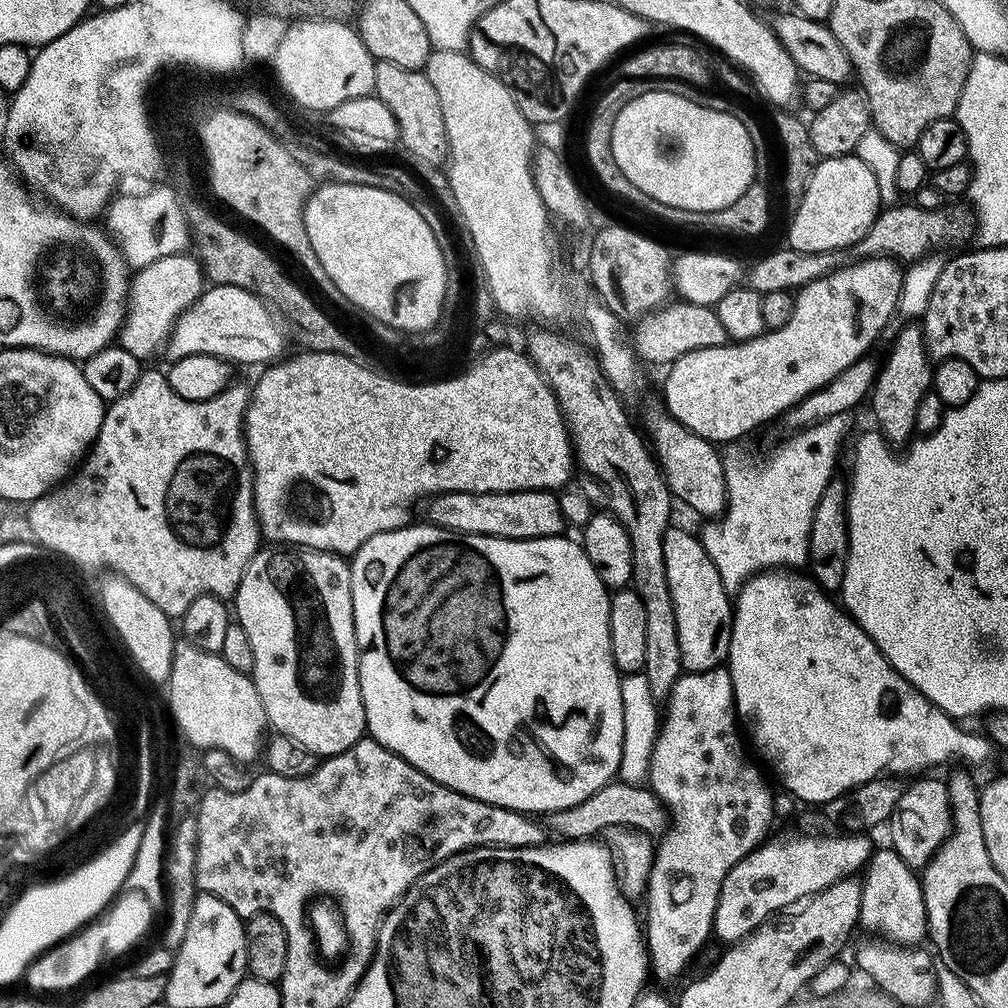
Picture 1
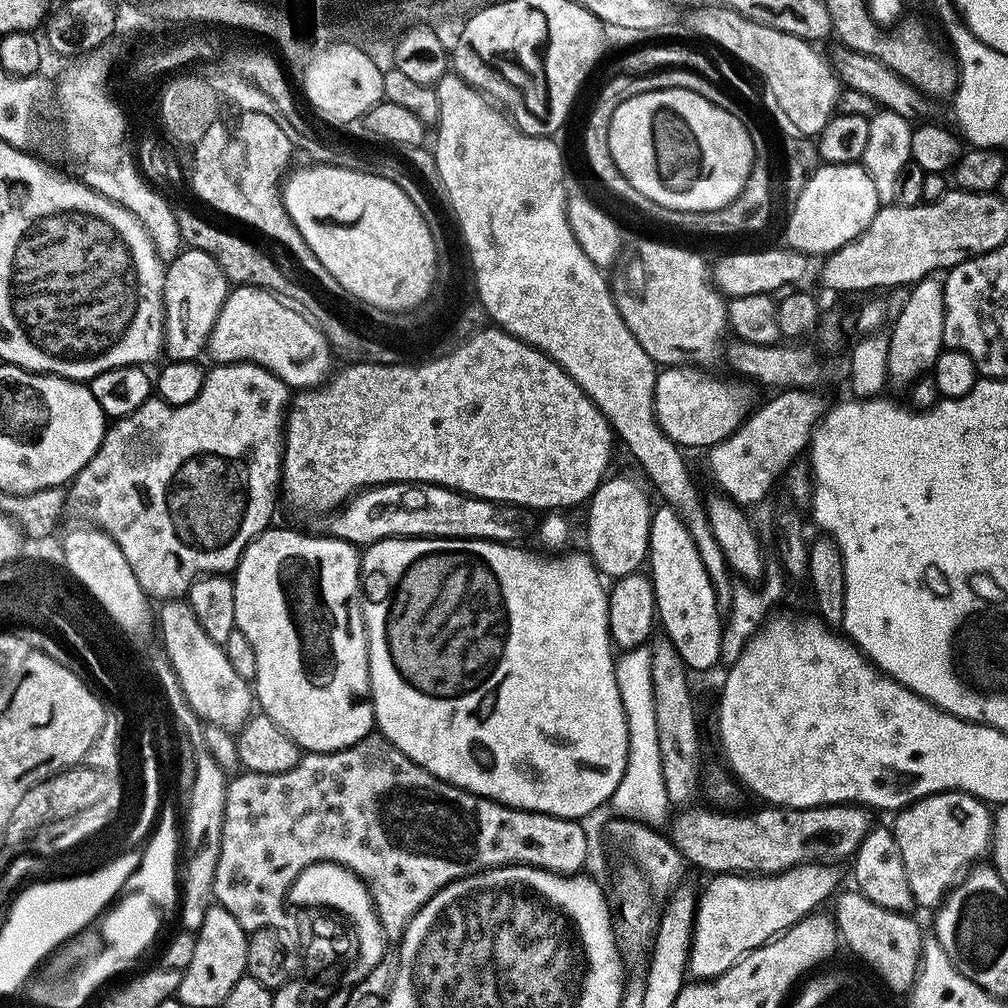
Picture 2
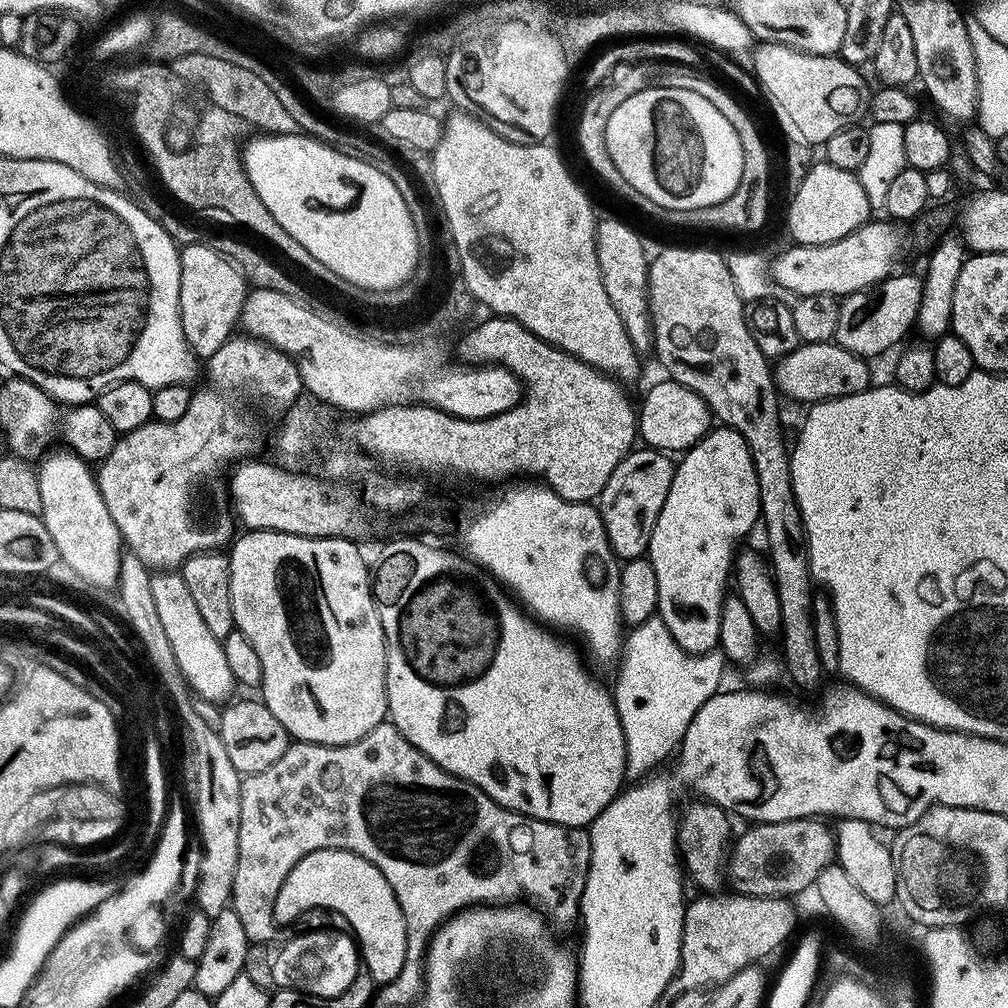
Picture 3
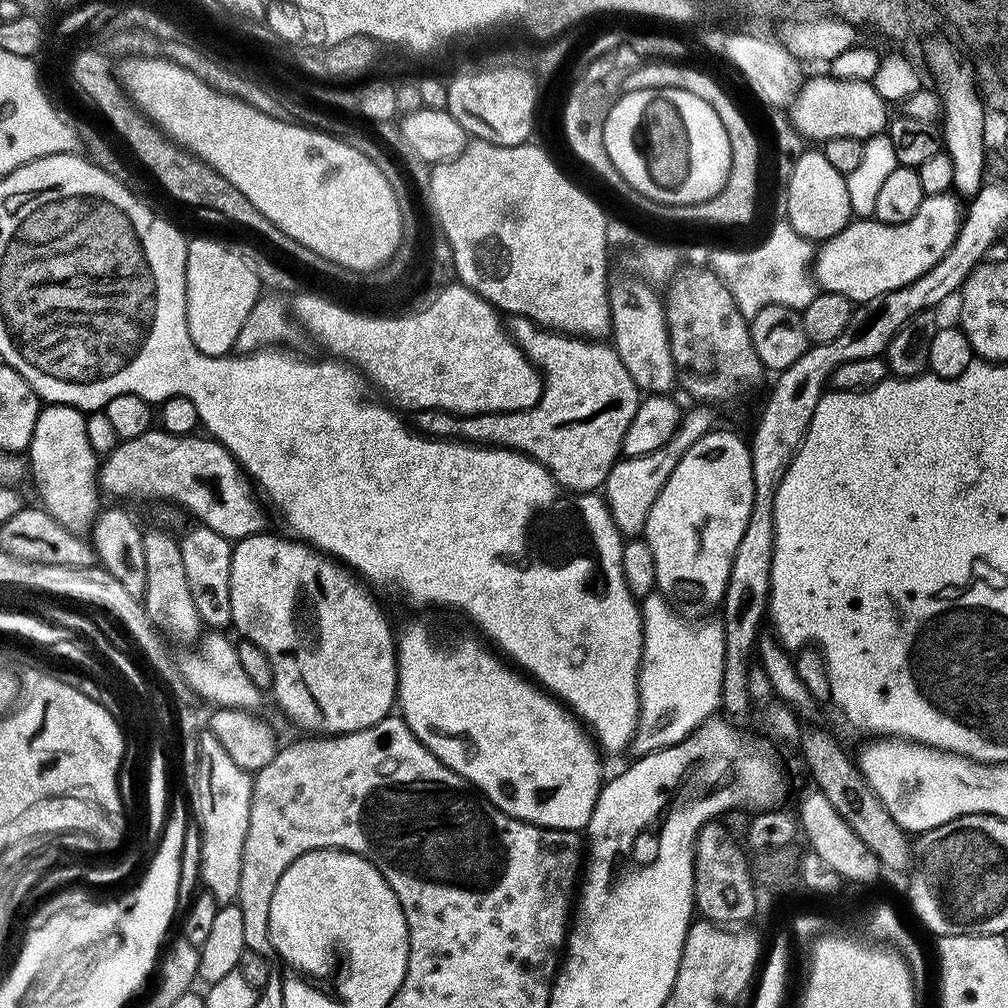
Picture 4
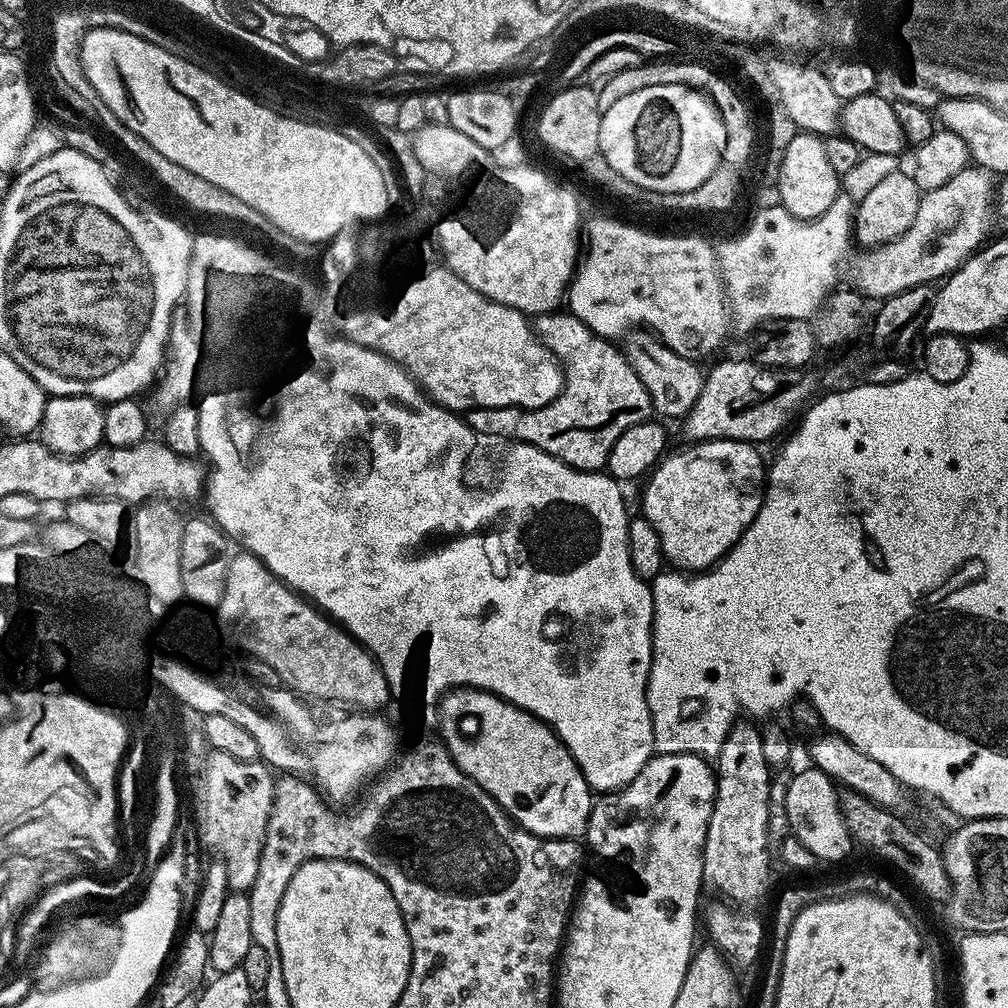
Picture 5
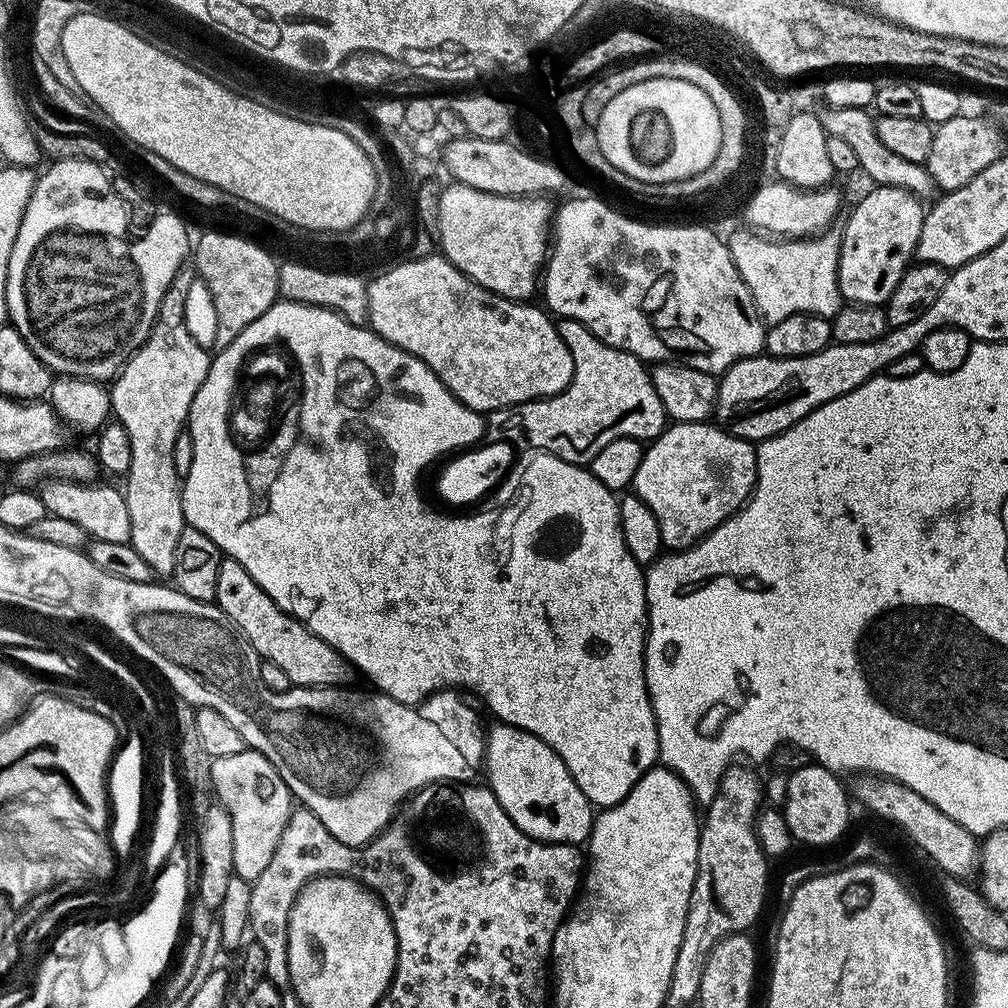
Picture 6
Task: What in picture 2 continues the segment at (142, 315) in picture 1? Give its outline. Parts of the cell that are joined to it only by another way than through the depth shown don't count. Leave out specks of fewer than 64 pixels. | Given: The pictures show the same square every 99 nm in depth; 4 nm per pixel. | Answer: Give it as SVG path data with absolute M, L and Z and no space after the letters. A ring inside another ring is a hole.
M185 247L176 256L173 264L167 265L164 273L164 334L167 343L172 344L172 356L177 360L196 360L200 347L213 335L220 319L220 308L230 291L230 281L216 264L216 259L197 248Z

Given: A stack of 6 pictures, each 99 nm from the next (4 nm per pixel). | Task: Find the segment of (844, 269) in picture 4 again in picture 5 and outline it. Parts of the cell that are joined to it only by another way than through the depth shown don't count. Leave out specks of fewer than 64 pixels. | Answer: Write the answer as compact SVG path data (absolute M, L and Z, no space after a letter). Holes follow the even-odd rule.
M979 166L964 168L960 174L955 175L944 186L939 186L938 189L921 195L918 214L914 218L910 230L906 230L906 234L885 244L868 246L860 250L860 253L852 260L851 287L869 298L877 298L876 296L887 298L902 290L910 290L919 284L943 281L989 239L988 227L992 224L992 206L994 207L993 173L986 172Z

